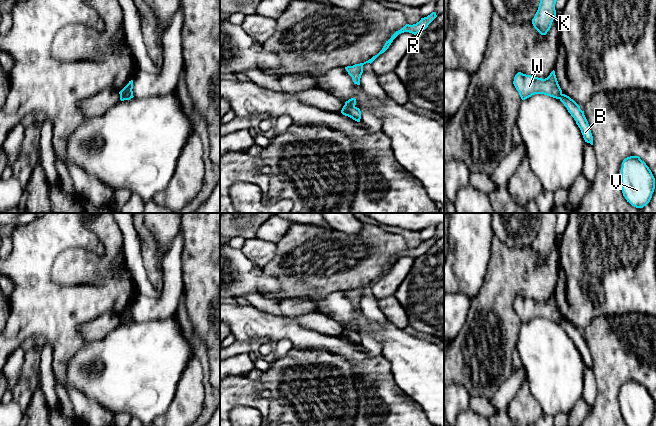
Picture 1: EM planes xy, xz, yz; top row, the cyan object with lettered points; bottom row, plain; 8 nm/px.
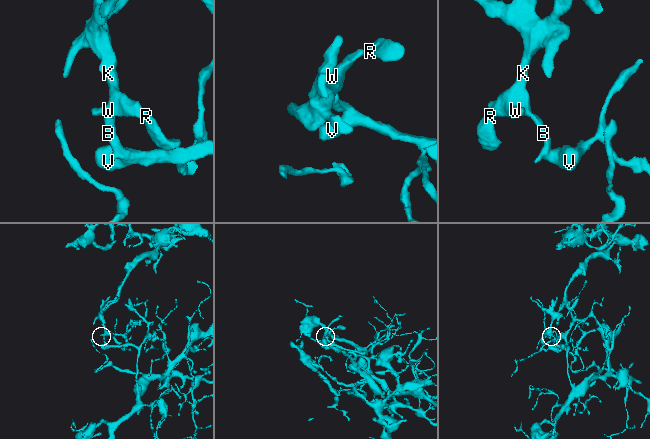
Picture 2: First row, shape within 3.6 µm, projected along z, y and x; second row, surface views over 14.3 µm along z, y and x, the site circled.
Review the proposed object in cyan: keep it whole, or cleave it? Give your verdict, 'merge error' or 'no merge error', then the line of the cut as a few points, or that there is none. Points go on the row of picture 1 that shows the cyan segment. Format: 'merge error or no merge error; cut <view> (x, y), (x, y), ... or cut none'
merge error; cut xz (345, 103), (354, 107)

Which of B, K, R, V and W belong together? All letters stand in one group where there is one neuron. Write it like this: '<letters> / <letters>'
B V / K R W

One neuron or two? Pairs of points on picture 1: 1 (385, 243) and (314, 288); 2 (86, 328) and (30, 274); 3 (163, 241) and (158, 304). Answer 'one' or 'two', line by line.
1: one
2: two
3: two

